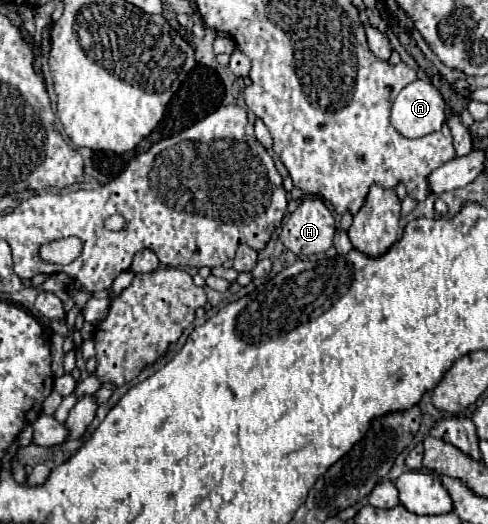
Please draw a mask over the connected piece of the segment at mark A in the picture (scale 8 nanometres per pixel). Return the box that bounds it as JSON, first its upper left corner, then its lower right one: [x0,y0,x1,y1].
[390,81,446,137]

